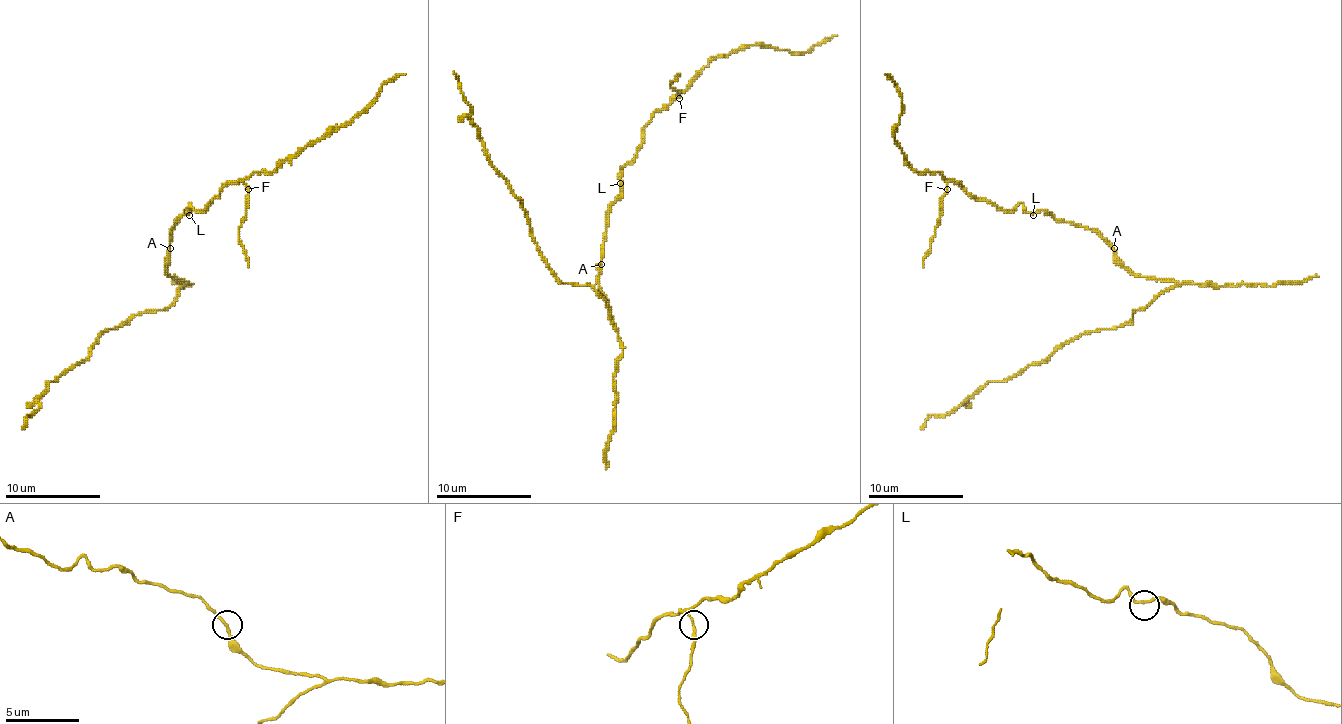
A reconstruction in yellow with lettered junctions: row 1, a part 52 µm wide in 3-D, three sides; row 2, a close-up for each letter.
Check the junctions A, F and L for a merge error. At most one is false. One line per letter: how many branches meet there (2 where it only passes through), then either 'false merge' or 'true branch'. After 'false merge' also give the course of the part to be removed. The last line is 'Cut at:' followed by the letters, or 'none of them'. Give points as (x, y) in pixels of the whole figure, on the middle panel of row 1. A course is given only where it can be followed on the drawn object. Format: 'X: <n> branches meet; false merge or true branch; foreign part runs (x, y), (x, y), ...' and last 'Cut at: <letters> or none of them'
A: 2 branches meet; true branch
F: 2 branches meet; false merge; foreign part runs (680, 97), (670, 85), (680, 74)
L: 2 branches meet; true branch
Cut at: F

